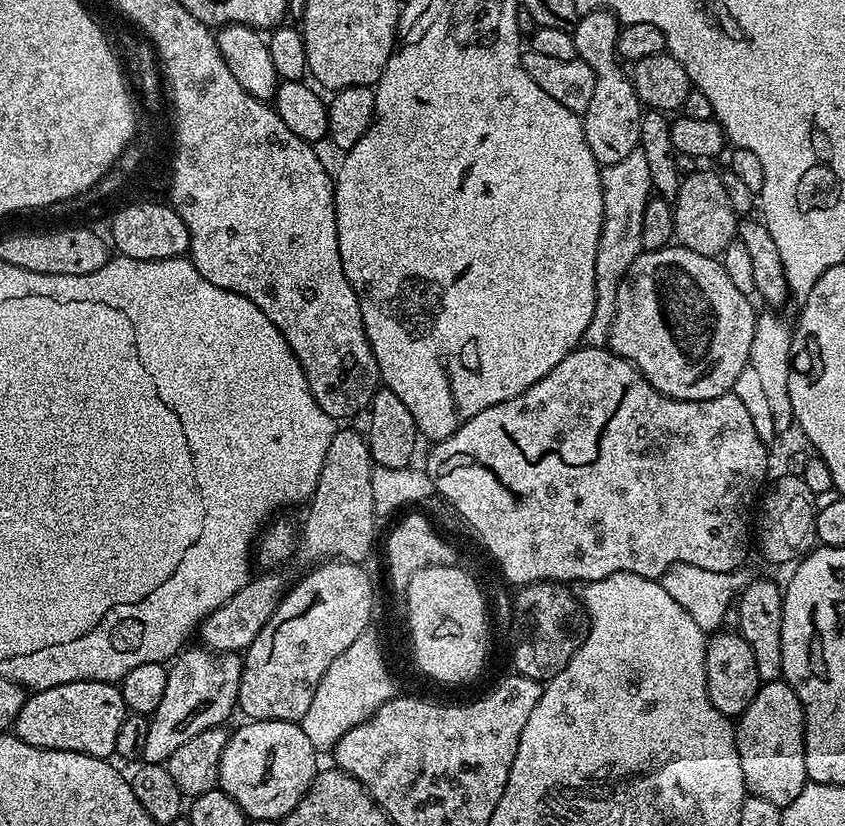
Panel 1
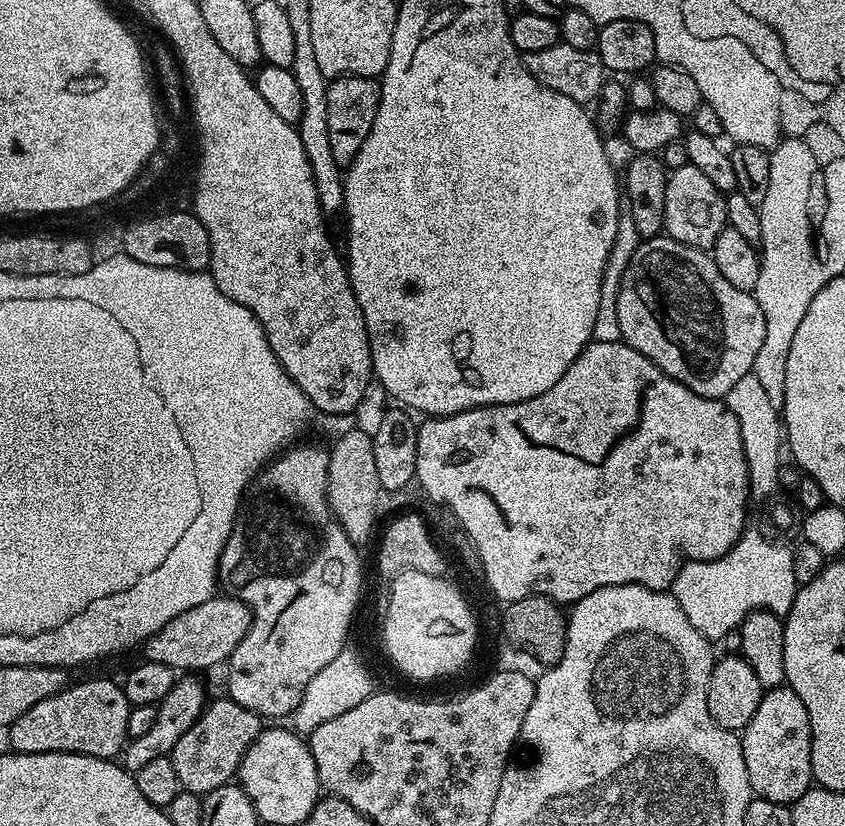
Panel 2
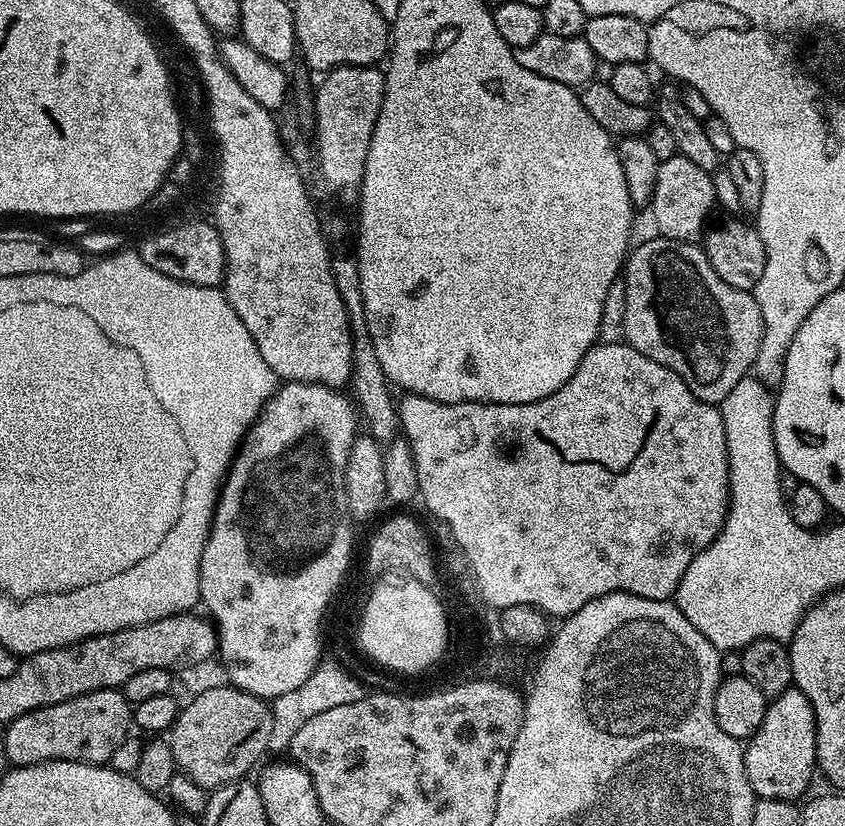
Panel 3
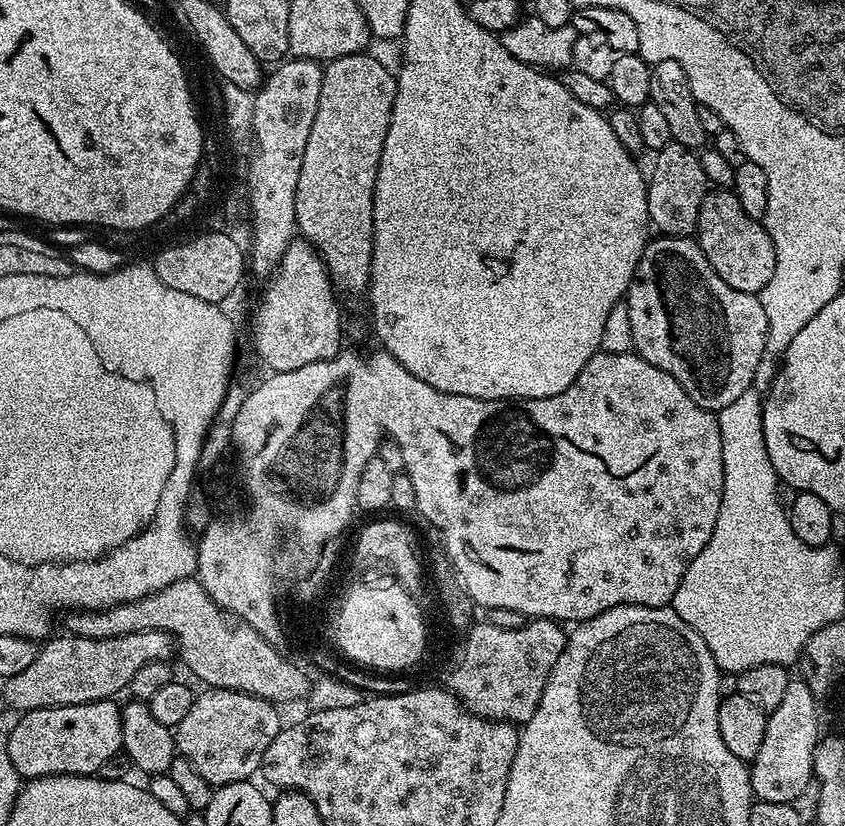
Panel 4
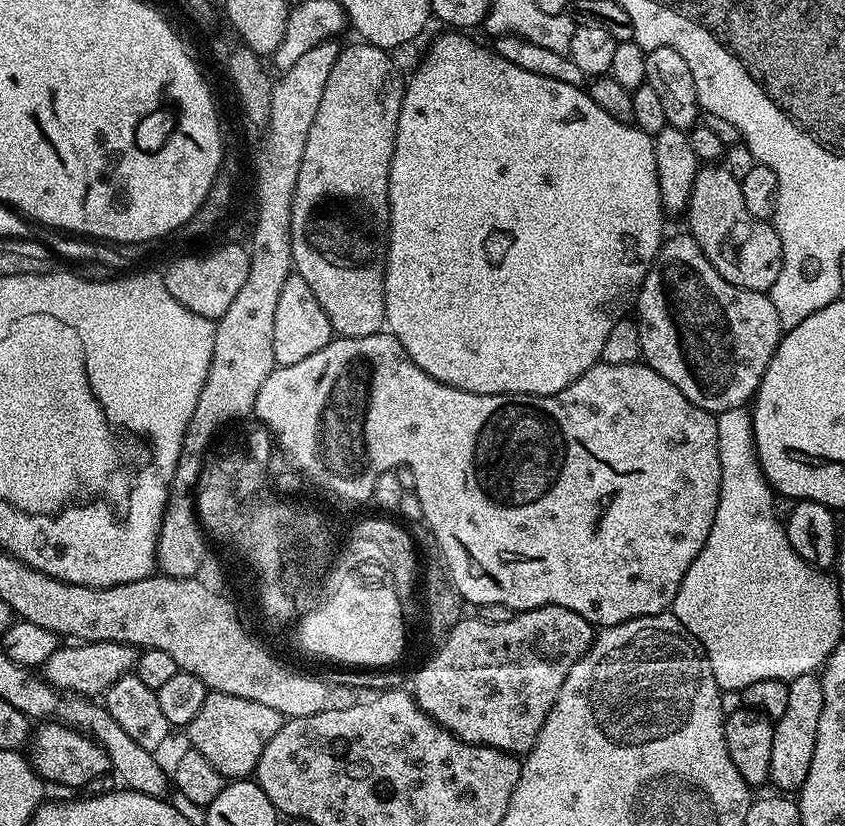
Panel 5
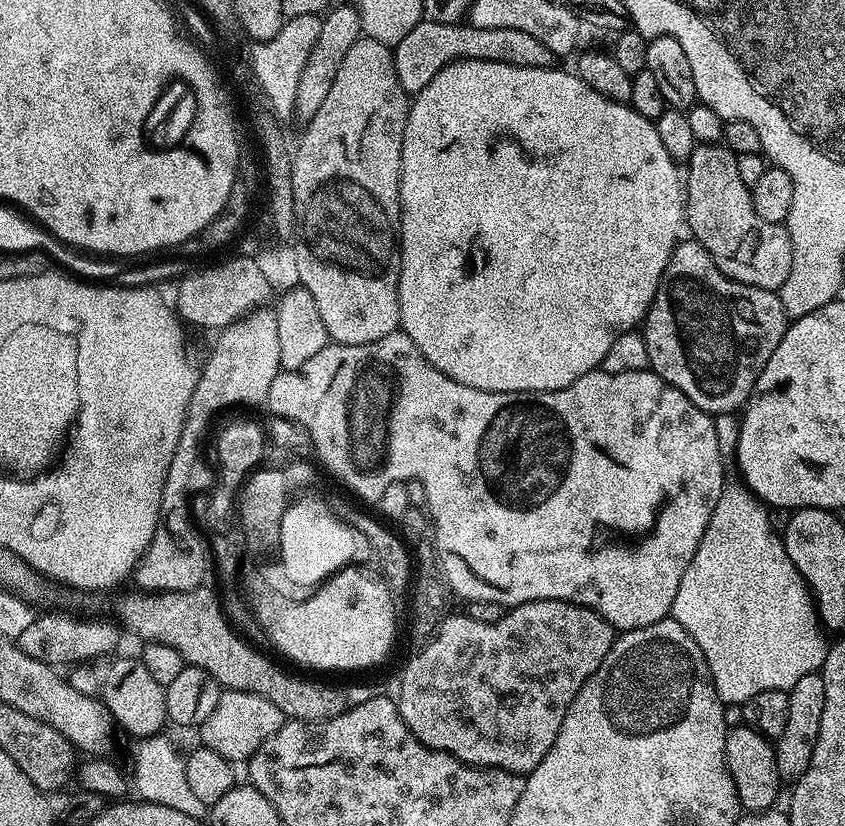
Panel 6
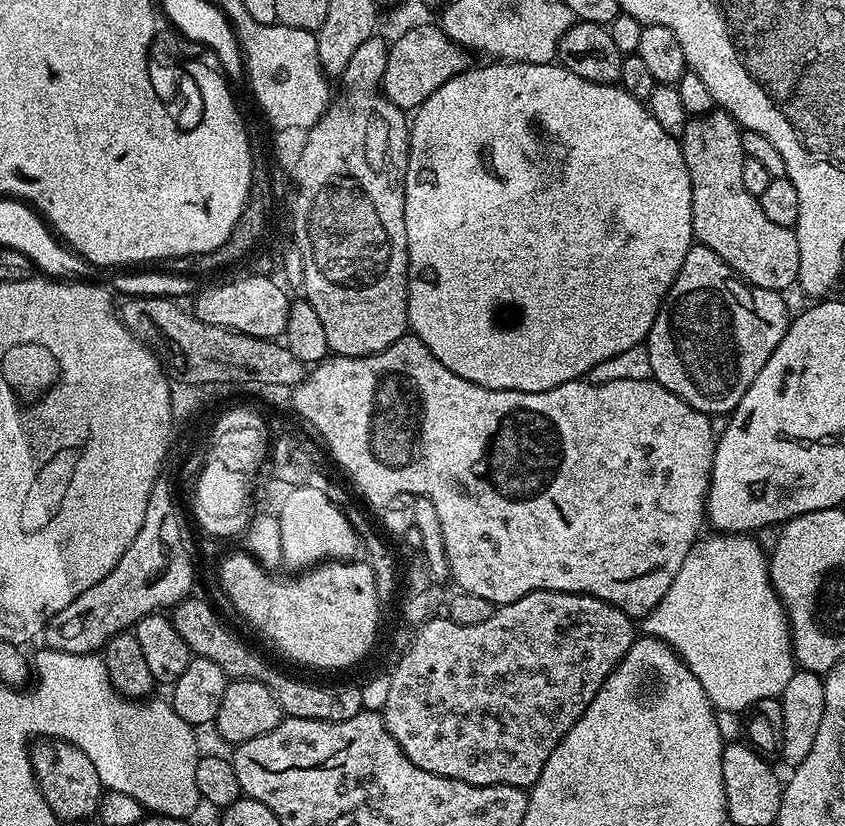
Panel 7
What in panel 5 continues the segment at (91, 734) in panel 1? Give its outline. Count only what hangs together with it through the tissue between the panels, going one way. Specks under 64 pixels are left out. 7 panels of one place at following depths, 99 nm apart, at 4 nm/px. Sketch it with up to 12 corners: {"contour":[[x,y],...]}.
{"contour":[[44,722],[26,759],[49,785],[81,788],[110,772],[106,750],[68,724]]}

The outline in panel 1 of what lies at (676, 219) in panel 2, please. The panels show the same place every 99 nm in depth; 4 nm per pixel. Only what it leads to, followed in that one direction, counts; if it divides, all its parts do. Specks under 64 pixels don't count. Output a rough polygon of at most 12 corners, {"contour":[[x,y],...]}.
{"contour":[[697,170],[671,201],[674,240],[723,257],[738,217],[717,173]]}

